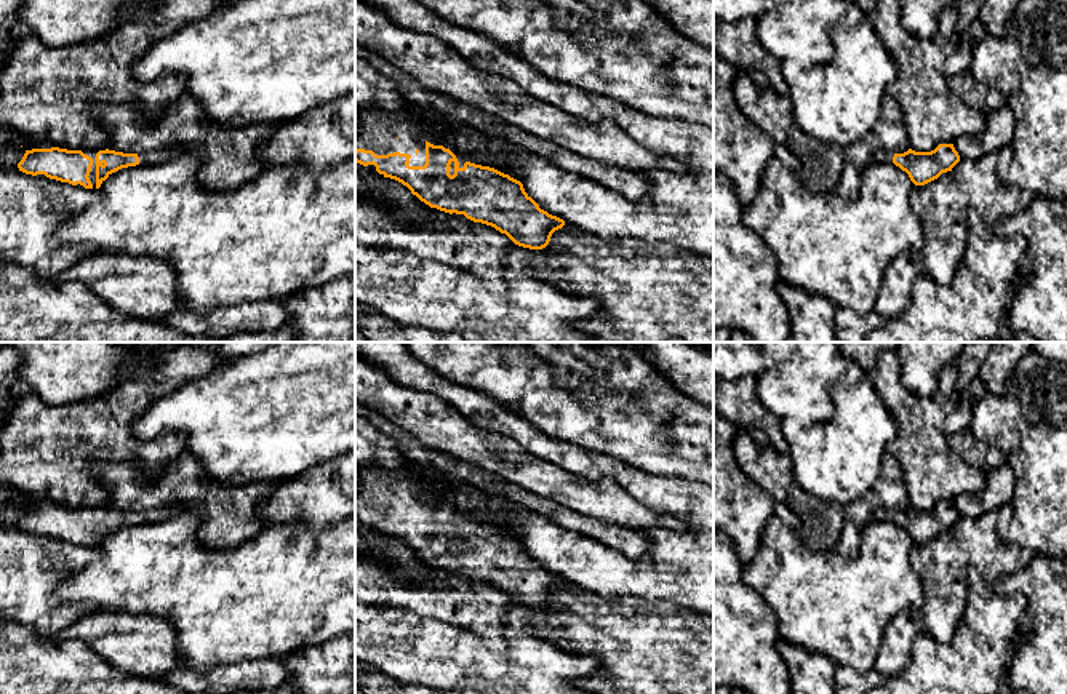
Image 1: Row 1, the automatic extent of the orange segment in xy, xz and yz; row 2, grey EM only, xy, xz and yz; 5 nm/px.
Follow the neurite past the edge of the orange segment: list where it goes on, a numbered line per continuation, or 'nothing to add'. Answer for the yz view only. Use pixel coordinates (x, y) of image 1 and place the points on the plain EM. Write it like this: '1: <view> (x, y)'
1: yz (880, 514)

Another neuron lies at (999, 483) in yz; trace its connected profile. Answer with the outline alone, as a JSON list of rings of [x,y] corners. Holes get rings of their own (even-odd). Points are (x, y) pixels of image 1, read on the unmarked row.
[[[1003,465],[987,472],[985,486],[977,493],[963,493],[955,497],[953,505],[960,517],[981,517],[1009,504],[1013,497],[1013,470]]]

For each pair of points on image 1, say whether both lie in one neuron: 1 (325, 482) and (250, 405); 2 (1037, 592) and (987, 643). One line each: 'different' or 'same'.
1: different
2: different

